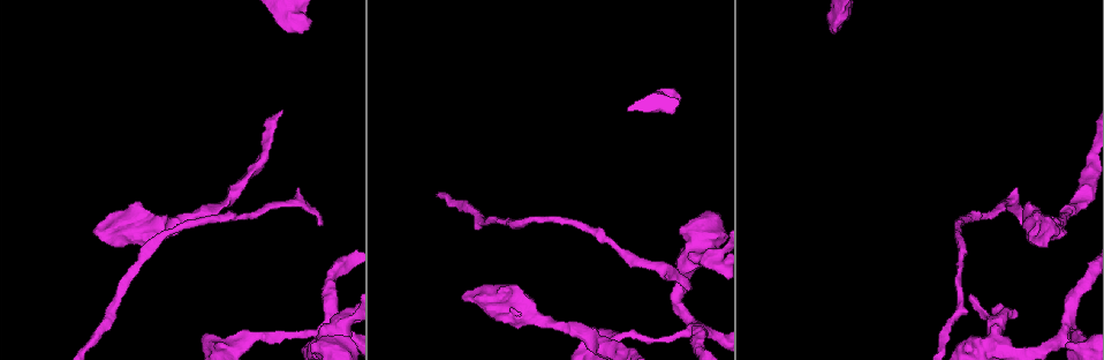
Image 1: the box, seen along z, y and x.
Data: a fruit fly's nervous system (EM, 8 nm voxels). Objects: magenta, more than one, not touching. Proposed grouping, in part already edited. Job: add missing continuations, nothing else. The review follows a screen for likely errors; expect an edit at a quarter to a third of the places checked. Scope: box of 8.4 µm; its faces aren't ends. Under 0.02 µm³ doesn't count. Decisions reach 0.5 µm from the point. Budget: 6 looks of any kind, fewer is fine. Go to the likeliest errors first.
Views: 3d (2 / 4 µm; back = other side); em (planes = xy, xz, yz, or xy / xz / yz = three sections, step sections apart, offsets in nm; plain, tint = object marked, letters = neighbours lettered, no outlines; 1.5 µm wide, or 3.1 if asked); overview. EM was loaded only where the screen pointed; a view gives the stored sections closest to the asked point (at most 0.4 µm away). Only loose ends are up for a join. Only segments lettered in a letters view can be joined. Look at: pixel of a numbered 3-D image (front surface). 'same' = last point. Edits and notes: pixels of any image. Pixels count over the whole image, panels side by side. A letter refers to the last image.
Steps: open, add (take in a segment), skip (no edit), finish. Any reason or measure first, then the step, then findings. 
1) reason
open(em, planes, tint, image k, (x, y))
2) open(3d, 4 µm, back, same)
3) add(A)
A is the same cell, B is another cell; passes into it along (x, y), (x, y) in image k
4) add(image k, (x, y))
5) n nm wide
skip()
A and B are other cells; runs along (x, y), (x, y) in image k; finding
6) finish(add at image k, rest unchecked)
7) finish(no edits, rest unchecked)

thick end
open(3d, 2 µm, image 1, (841, 24))

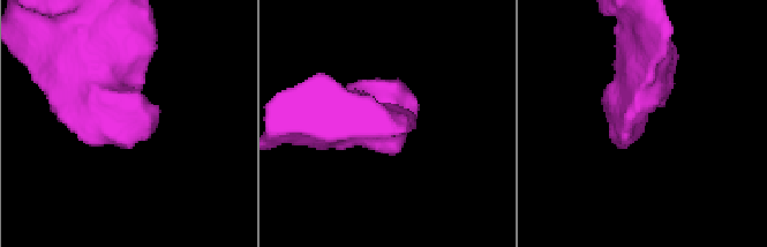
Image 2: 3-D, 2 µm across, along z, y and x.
open(em, yz, step 8, letters, image 2, (417, 116))

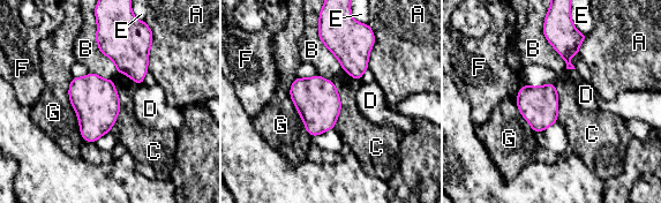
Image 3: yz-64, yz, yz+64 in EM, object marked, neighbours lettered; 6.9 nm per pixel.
open(em, planes, letters, same)

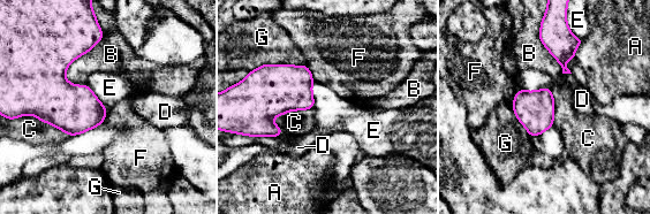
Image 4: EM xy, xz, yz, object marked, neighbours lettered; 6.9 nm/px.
skip()
A, B, C, D, E, F and G are other cells; border along (520, 88), (551, 90) in image 4; no lettered segment goes on from it

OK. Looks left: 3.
free end
open(em, xz, step 4, tint, image 1, (322, 221))

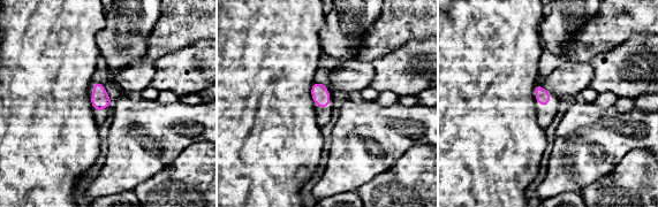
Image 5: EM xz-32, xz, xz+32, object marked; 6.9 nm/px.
open(em, planes, letters, same)

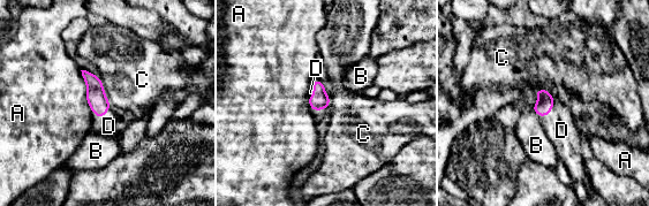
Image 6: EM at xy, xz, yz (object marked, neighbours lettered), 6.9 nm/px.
110 nm wide
add(D)
D is the same cell, A, B and C are other cells; it goes on there

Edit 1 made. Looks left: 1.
branch stops here
open(em, planes, letters, image 1, (139, 204))

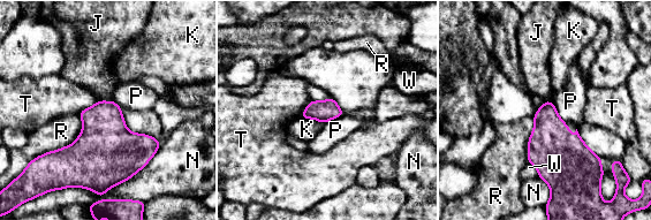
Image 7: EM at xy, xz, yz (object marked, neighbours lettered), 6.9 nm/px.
N touches over 500 nm
skip()
J, K, N, P, R, T and W are other cells; border along (549, 99), (564, 121) in image 7; no lettered segment goes on from it

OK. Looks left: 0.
finish(add at image 6, rest unchecked)

